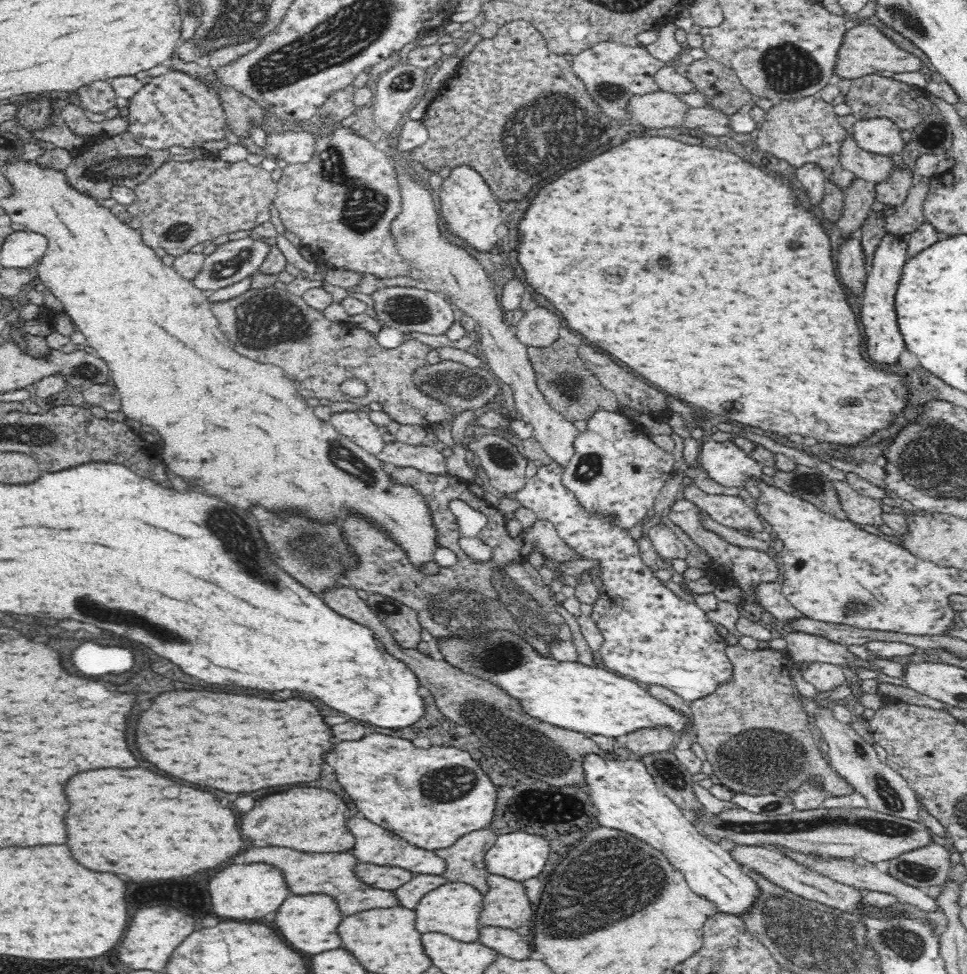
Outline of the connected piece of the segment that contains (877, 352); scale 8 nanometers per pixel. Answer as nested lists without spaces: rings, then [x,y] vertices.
[[[887,233],[879,246],[874,250],[871,268],[867,272],[867,281],[862,294],[862,326],[866,332],[866,354],[870,360],[878,364],[894,364],[898,356],[904,350],[904,340],[896,324],[896,312],[894,312],[894,294],[898,280],[902,277],[903,267],[908,259],[908,243],[902,237]]]

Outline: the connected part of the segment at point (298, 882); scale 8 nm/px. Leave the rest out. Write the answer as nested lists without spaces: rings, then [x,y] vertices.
[[[266,846],[266,848],[250,848],[242,856],[244,856],[244,862],[266,862],[266,864],[278,866],[286,876],[286,882],[288,882],[292,894],[300,894],[300,896],[330,894],[338,902],[338,908],[344,916],[350,916],[350,914],[356,914],[362,910],[372,910],[372,908],[394,908],[400,904],[398,898],[394,896],[394,892],[370,888],[368,884],[364,884],[354,874],[358,860],[356,860],[356,856],[352,856],[348,852],[344,852],[344,854],[302,854],[298,850]]]

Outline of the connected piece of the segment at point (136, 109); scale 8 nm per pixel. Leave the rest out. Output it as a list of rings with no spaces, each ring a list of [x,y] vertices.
[[[178,70],[152,77],[128,100],[129,131],[148,148],[167,151],[170,146],[200,147],[206,140],[224,140],[224,130],[229,129],[218,95],[202,81]]]

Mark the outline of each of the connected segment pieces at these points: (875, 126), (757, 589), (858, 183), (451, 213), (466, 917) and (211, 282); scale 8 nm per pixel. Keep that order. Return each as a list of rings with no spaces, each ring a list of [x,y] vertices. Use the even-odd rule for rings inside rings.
[[[860,118],[850,131],[856,142],[868,152],[891,157],[904,150],[901,128],[888,118]]]
[[[760,582],[750,588],[754,600],[766,611],[772,612],[772,616],[778,620],[788,622],[792,618],[802,618],[802,612],[796,610],[780,590],[782,587],[778,582]]]
[[[855,177],[843,189],[844,205],[843,214],[836,226],[842,231],[842,240],[861,228],[870,211],[876,208],[875,183],[863,182]]]
[[[465,164],[454,166],[449,176],[440,184],[437,193],[440,197],[440,214],[452,236],[462,238],[480,252],[496,247],[496,229],[506,222],[503,219],[503,208],[478,171]]]
[[[466,883],[444,884],[428,892],[416,906],[416,930],[422,934],[426,932],[447,934],[460,942],[476,942],[482,928],[479,920],[484,908],[484,897],[485,894],[477,887]]]
[[[250,237],[228,241],[206,255],[193,284],[203,291],[215,291],[251,277],[266,260],[269,248],[267,241]]]

